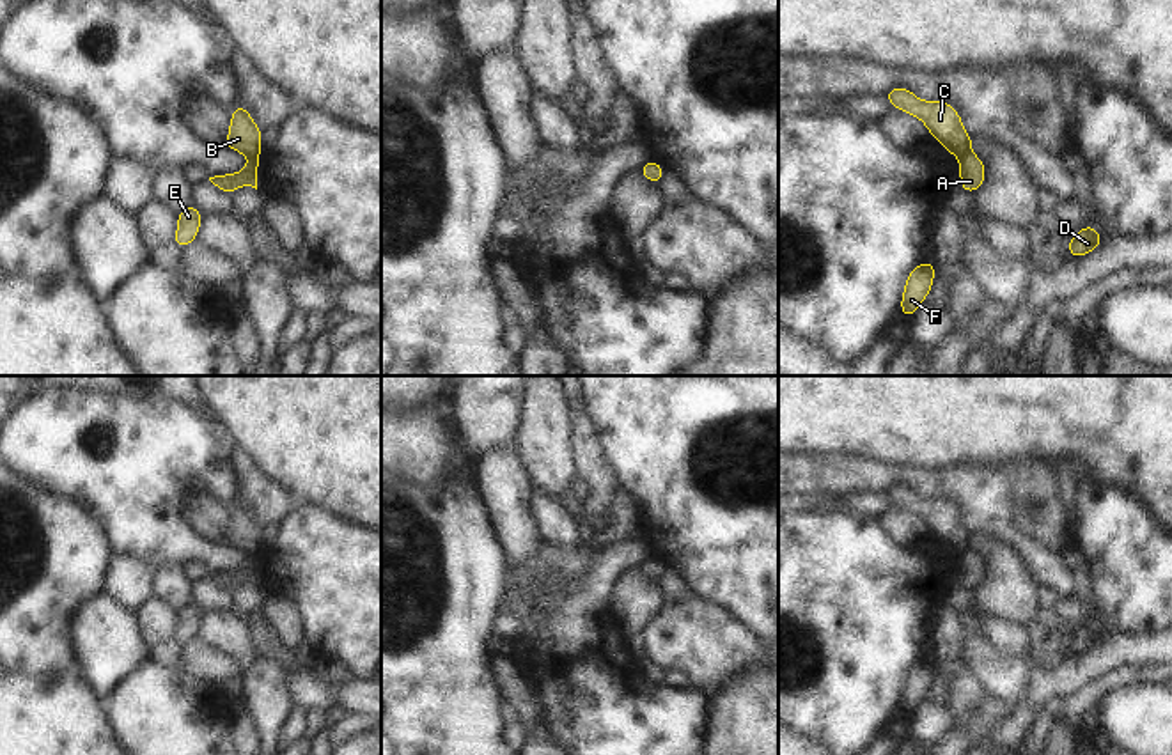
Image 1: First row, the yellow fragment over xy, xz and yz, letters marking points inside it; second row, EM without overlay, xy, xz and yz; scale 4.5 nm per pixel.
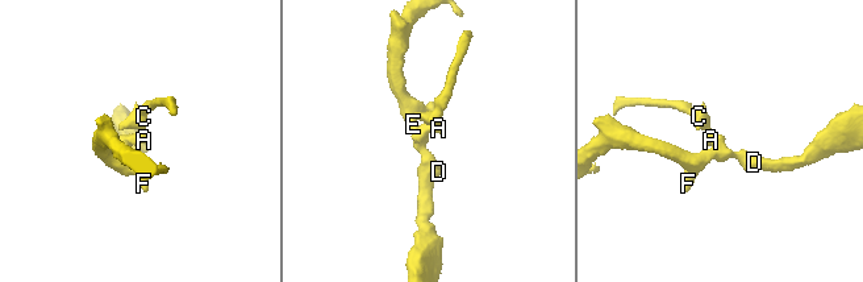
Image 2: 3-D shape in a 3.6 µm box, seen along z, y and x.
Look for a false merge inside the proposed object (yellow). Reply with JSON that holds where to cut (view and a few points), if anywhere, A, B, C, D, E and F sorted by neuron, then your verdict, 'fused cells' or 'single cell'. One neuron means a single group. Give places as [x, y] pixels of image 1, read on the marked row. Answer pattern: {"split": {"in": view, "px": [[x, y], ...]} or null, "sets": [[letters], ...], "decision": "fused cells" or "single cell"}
{"split": {"in": "yz", "px": [[970, 149], [960, 160]]}, "sets": [["A", "D", "E", "F"], ["B", "C"]], "decision": "fused cells"}

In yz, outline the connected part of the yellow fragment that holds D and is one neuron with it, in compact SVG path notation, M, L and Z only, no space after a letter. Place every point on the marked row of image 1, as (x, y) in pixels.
M1085 225L1073 239L1067 241L1069 257L1085 257L1101 243L1103 236L1092 225Z

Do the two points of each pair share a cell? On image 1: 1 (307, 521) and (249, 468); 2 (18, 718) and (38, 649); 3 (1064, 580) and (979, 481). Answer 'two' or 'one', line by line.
1: two
2: two
3: one

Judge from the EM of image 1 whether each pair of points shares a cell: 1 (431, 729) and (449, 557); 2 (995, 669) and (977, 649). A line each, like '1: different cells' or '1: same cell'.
1: same cell
2: same cell

